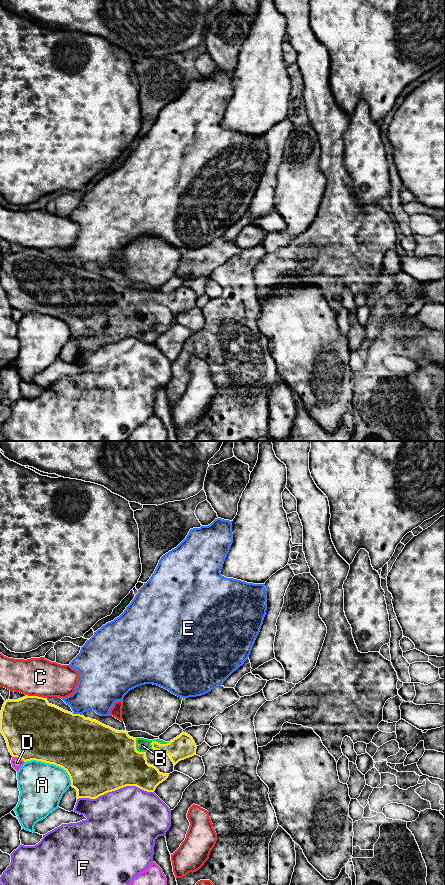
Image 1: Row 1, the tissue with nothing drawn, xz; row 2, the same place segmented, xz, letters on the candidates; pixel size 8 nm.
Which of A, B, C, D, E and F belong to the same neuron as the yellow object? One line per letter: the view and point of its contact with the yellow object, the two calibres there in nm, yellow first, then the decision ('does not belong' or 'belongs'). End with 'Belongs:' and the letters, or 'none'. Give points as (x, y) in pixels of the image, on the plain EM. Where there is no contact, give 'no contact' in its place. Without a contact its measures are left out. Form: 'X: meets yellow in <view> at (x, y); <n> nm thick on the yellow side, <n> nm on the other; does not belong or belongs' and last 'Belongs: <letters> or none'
A: meets yellow in xz at (52, 315); 460 nm thick on the yellow side, 360 nm on the other; does not belong
B: meets yellow in xz at (159, 295); 190 nm thick on the yellow side, 110 nm on the other; belongs
C: meets yellow in xz at (36, 248); 460 nm thick on the yellow side, 300 nm on the other; does not belong
D: meets yellow in xz at (19, 309); 480 nm thick on the yellow side, 80 nm on the other; does not belong
E: meets yellow in xz at (77, 266); 460 nm thick on the yellow side, 320 nm on the other; does not belong
F: meets yellow in xz at (115, 341); 500 nm thick on the yellow side, 480 nm on the other; does not belong
Belongs: B

